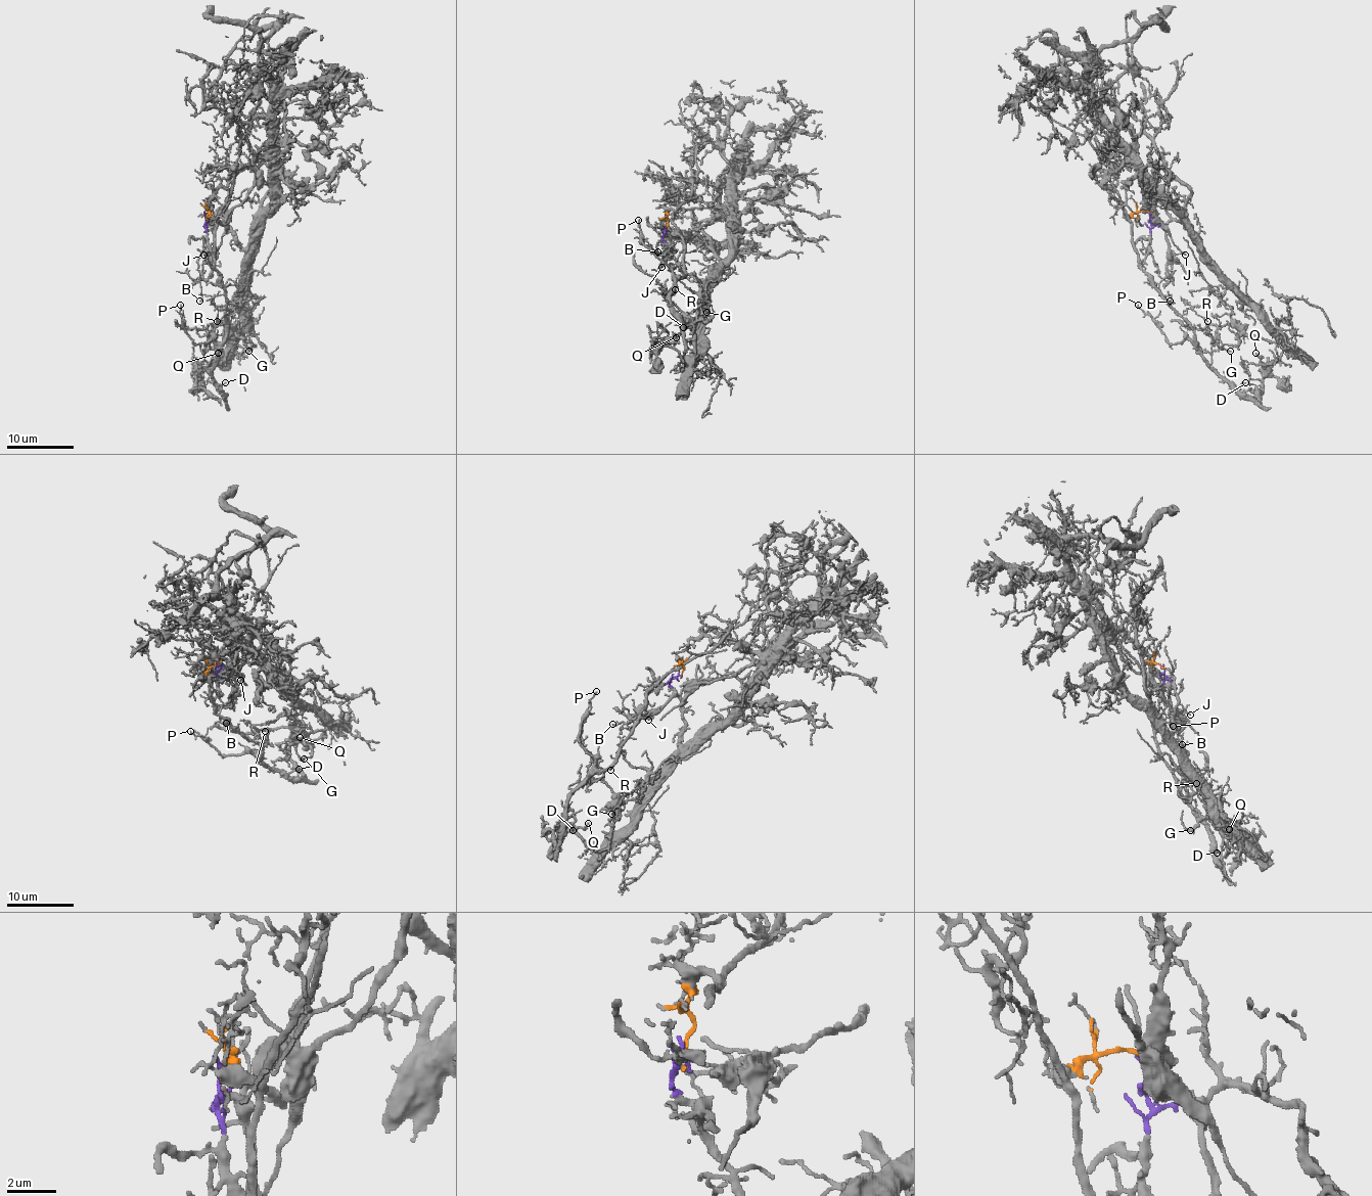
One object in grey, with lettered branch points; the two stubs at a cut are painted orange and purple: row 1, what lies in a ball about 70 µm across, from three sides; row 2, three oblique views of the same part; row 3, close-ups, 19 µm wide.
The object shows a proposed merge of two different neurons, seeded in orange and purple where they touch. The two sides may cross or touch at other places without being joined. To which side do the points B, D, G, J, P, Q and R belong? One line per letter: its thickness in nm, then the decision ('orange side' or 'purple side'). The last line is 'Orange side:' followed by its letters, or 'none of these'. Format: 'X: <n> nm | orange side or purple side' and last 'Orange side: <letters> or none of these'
B: 60 nm | orange side
D: 120 nm | orange side
G: 100 nm | purple side
J: 120 nm | purple side
P: 120 nm | orange side
Q: 170 nm | purple side
R: 110 nm | purple side
Orange side: B, D, P

